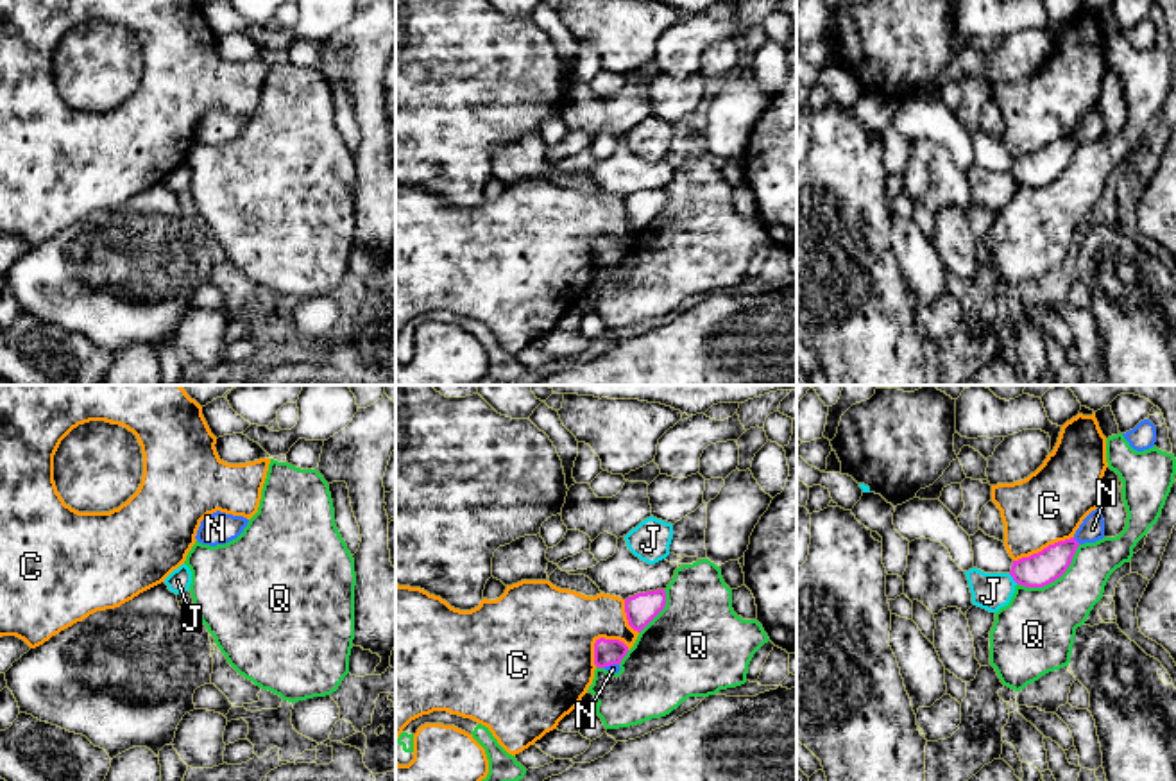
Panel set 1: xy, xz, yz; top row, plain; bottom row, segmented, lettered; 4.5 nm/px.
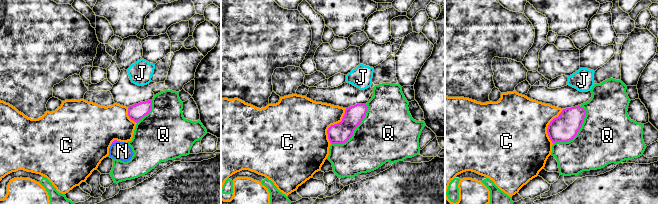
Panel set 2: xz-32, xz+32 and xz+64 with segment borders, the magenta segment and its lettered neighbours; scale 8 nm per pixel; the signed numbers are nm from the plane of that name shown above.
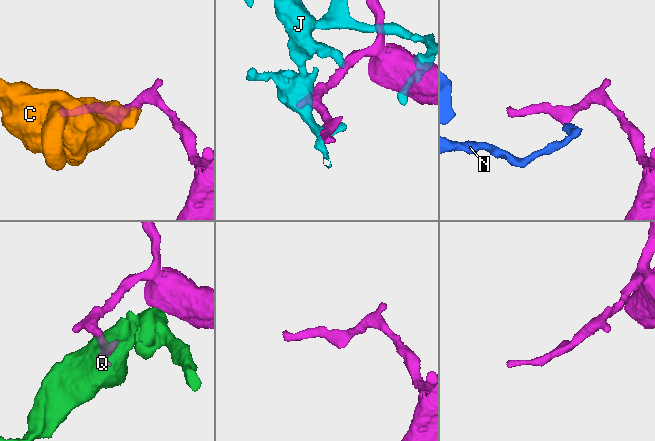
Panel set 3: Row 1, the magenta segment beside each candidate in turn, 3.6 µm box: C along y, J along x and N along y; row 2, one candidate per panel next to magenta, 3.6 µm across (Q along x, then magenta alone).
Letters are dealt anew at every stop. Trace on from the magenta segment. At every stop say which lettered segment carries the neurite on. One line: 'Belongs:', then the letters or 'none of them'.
Belongs: none of them

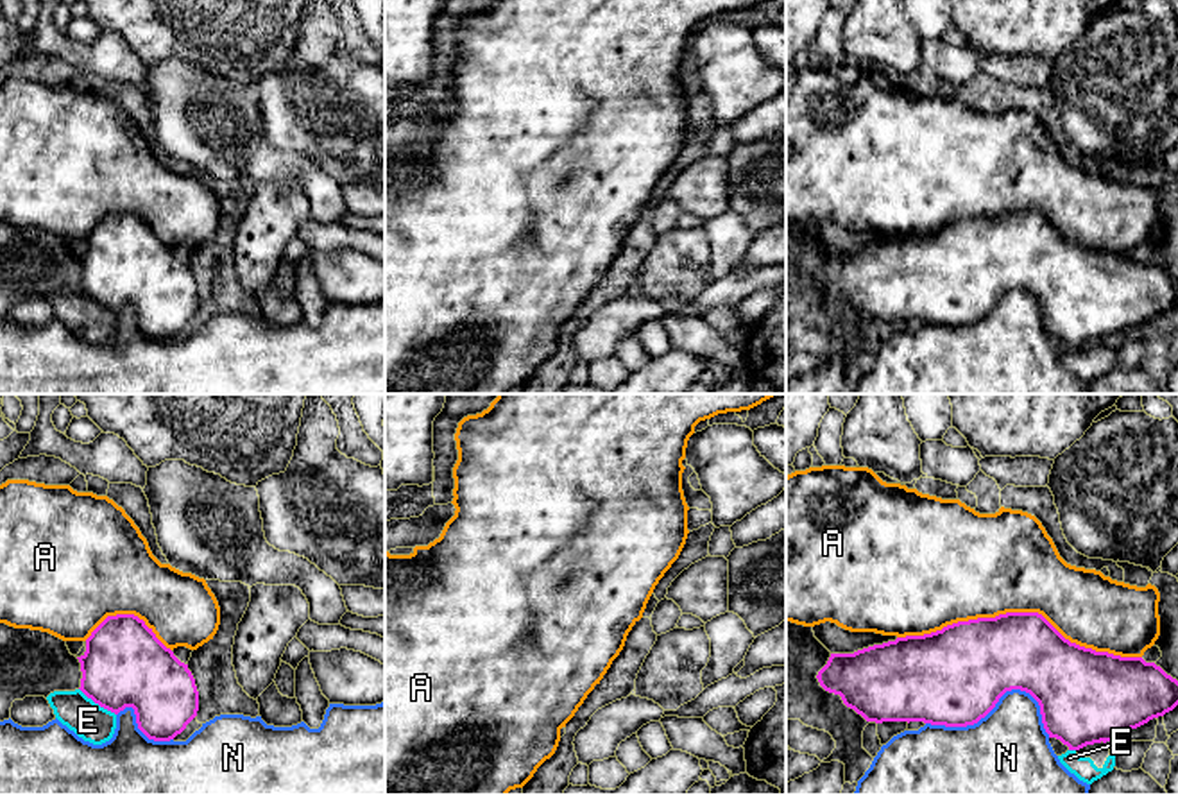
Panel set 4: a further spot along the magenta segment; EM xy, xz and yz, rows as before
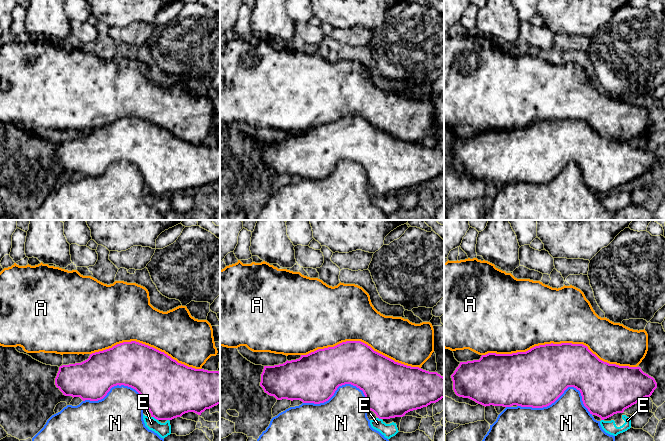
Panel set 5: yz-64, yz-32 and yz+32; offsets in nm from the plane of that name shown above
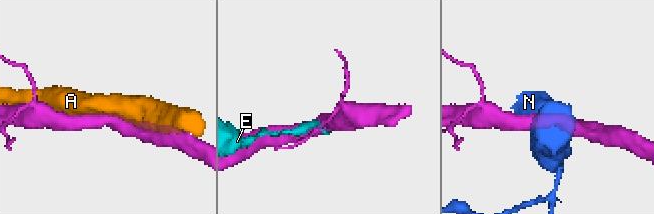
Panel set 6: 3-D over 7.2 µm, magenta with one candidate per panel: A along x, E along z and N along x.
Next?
Belongs: A

